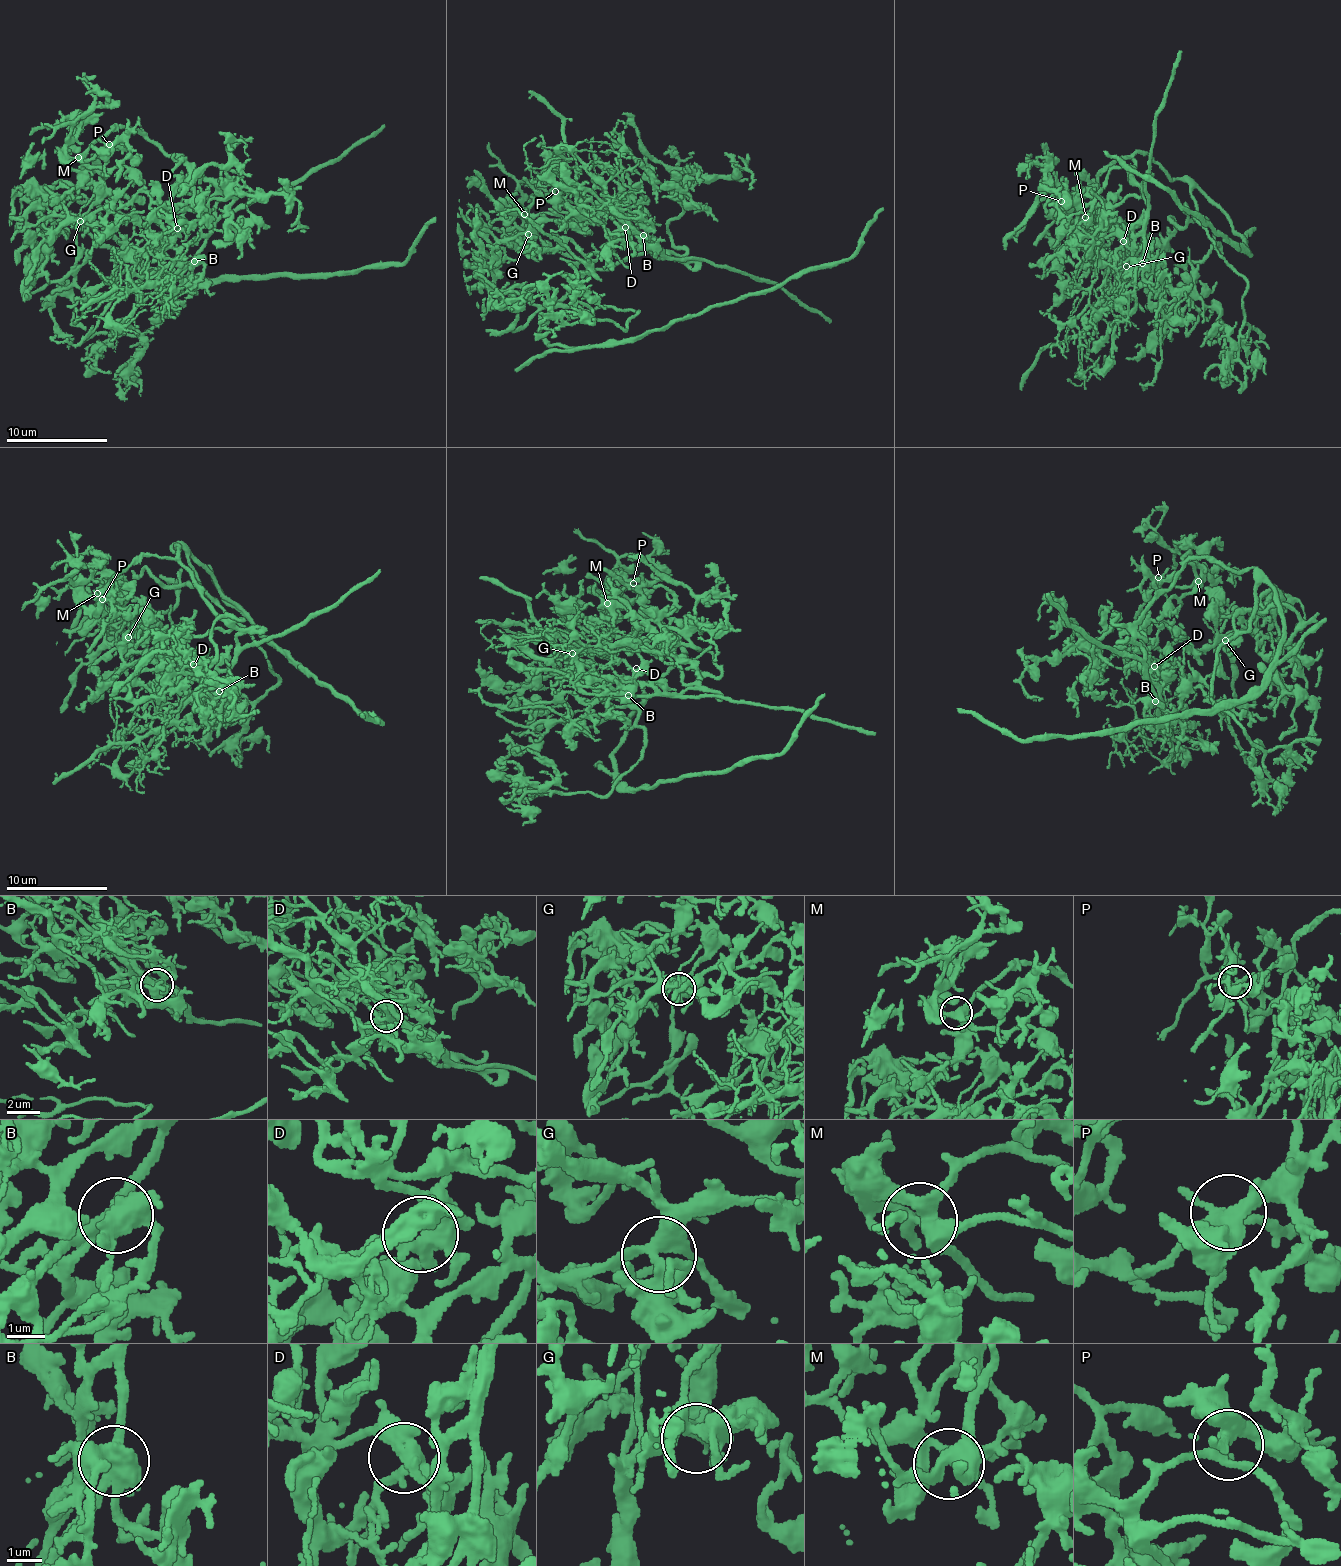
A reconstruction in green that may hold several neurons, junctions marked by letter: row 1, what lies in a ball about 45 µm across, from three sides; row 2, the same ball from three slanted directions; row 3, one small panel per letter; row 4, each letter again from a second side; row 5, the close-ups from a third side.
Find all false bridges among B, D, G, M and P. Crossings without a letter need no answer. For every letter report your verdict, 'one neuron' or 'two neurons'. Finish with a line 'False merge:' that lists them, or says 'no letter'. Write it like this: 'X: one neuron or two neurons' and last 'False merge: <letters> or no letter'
B: two neurons
D: one neuron
G: one neuron
M: one neuron
P: one neuron
False merge: B

